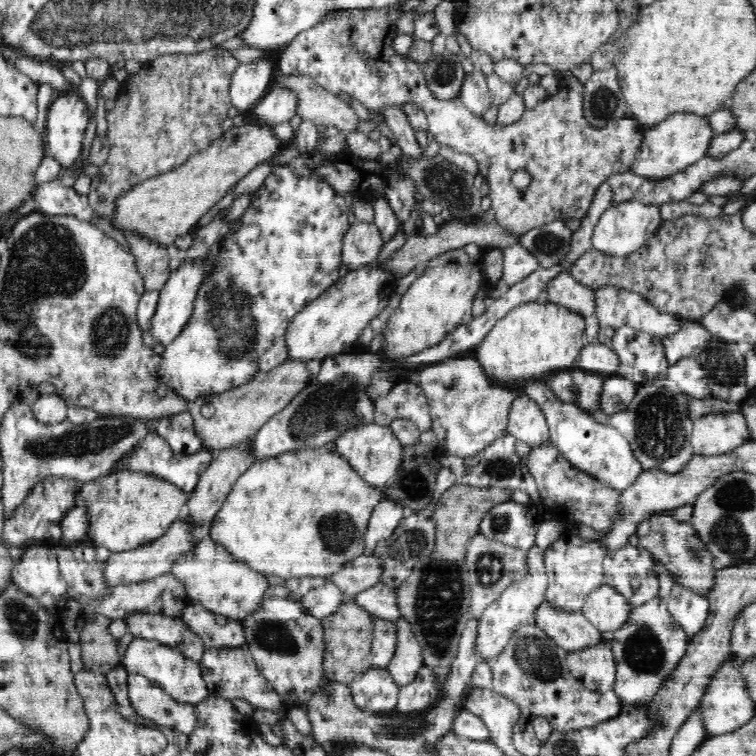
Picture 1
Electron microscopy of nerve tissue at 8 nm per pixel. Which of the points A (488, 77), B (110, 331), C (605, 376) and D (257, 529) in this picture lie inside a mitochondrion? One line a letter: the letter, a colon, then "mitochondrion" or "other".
A: other
B: mitochondrion
C: other
D: other

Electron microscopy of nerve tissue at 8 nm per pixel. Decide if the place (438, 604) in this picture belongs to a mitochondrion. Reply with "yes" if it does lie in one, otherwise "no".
yes

